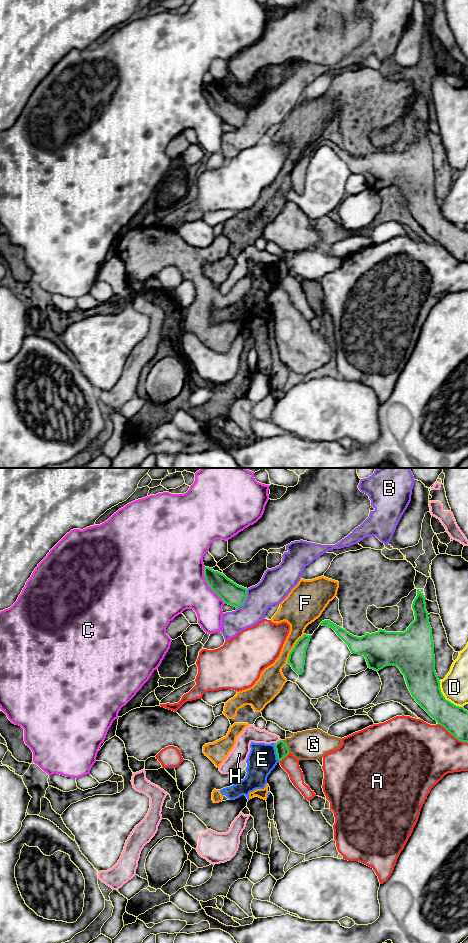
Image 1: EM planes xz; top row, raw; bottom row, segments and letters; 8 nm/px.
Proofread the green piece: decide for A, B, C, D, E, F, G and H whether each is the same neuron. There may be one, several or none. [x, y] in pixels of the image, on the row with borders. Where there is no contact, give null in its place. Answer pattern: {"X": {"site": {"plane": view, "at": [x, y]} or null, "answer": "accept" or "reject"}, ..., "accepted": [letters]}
{"A": {"site": {"plane": "xz", "at": [453, 735]}, "answer": "reject"}, "B": {"site": {"plane": "xz", "at": [245, 599]}, "answer": "reject"}, "C": {"site": {"plane": "xz", "at": [208, 584]}, "answer": "reject"}, "D": {"site": {"plane": "xz", "at": [444, 698]}, "answer": "reject"}, "E": {"site": {"plane": "xz", "at": [276, 752]}, "answer": "reject"}, "F": {"site": {"plane": "xz", "at": [293, 648]}, "answer": "reject"}, "G": {"site": {"plane": "xz", "at": [287, 746]}, "answer": "reject"}, "H": {"site": {"plane": "xz", "at": [278, 741]}, "answer": "reject"}, "accepted": []}

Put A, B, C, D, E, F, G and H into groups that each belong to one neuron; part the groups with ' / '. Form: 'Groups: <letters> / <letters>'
Groups: A / B / C / D / E F / G / H

